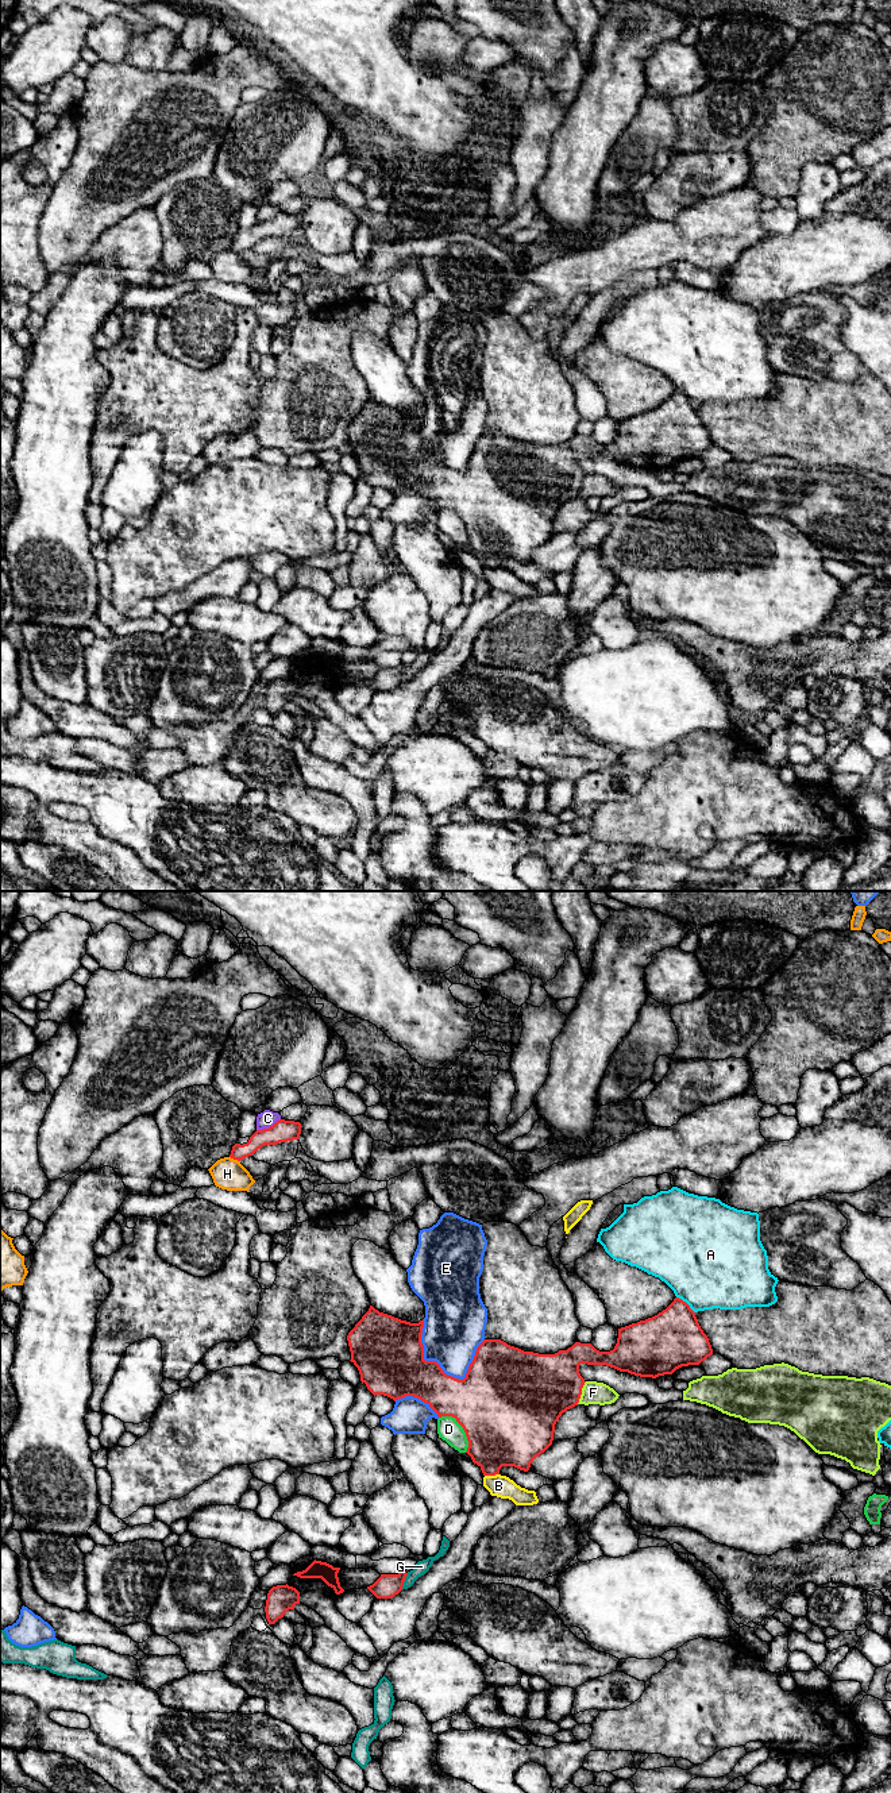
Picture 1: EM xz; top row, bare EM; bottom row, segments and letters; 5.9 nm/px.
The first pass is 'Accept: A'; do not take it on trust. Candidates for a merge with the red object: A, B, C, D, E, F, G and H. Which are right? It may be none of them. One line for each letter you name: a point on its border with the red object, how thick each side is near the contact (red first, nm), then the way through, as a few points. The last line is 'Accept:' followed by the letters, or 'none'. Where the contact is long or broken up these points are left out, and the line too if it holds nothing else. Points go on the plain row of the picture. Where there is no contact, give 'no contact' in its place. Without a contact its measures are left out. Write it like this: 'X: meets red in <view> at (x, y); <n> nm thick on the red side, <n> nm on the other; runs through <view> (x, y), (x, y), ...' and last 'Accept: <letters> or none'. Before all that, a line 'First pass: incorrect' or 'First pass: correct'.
First pass: incorrect
Accept: none

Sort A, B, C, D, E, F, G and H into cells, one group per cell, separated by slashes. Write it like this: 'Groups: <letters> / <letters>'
Groups: A / B / C / D / E / F / G / H

